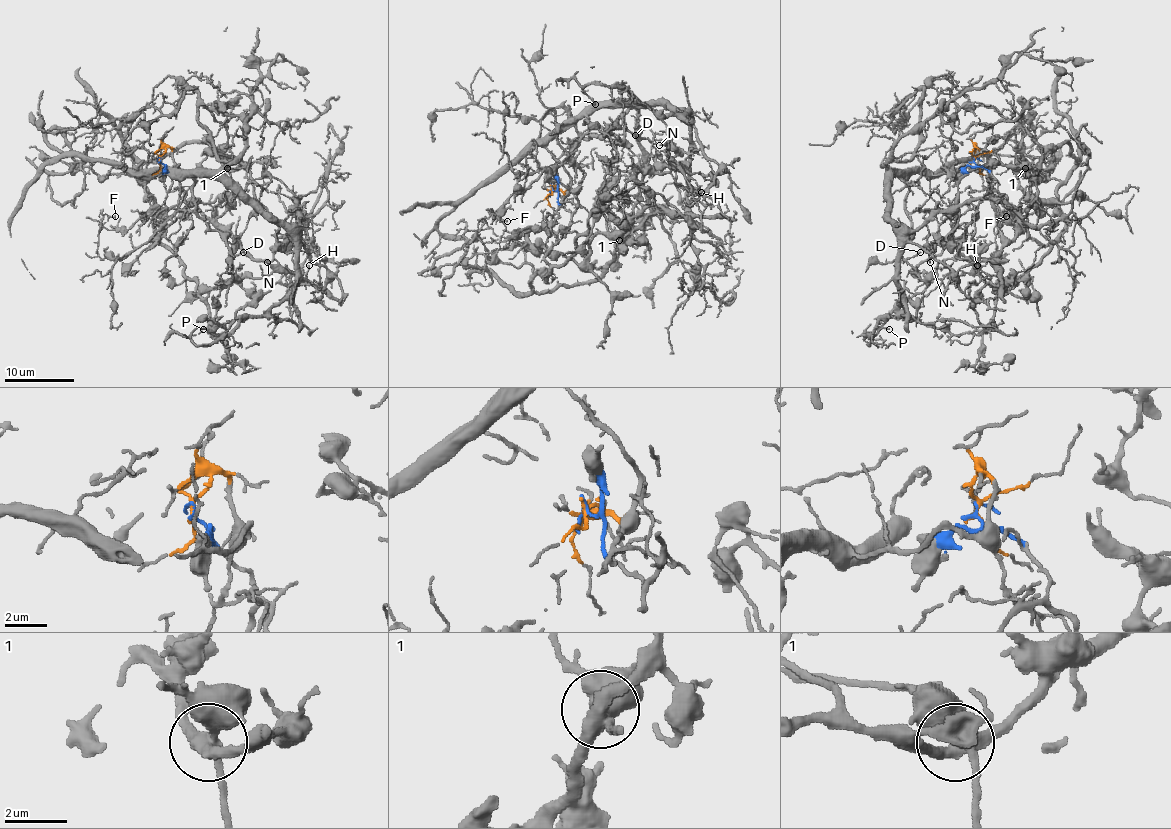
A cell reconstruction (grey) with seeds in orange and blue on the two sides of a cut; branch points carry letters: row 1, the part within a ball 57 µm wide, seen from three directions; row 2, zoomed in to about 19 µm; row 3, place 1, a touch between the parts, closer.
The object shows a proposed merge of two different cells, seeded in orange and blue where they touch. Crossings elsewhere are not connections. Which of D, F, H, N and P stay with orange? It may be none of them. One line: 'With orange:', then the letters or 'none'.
With orange: D, F, H, P

